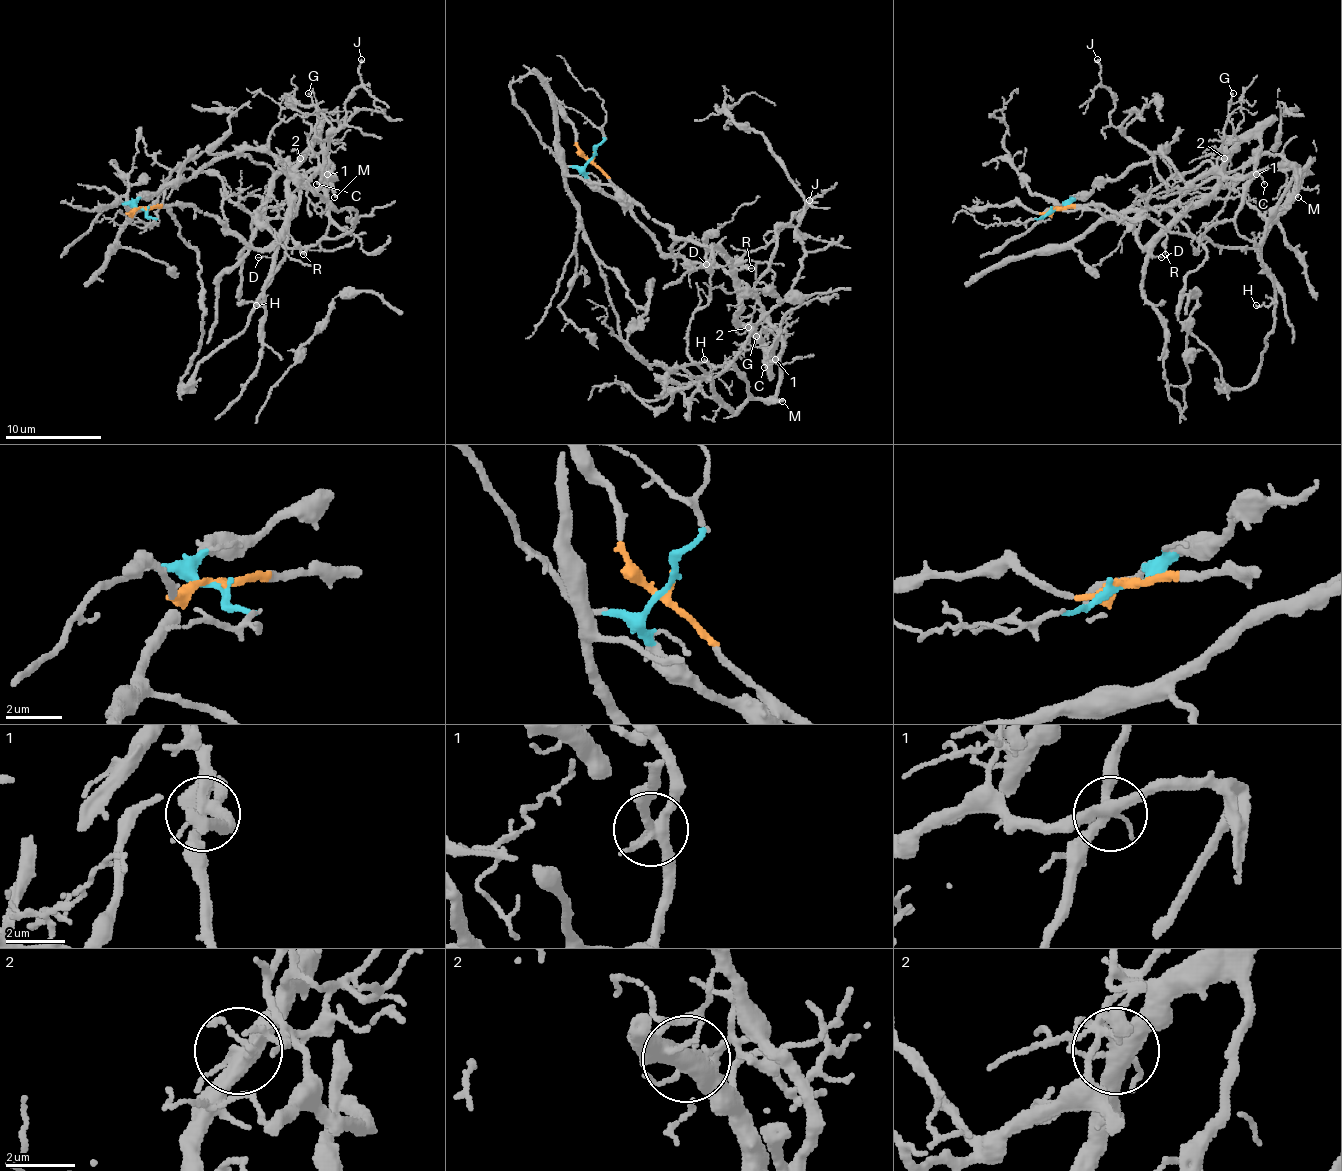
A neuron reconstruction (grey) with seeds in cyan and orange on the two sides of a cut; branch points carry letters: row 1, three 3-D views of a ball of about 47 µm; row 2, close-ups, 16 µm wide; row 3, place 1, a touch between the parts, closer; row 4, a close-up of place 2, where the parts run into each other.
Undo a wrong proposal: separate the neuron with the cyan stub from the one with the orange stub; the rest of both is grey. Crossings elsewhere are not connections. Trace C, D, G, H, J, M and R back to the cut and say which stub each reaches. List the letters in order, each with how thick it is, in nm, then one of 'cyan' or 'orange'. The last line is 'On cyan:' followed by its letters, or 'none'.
C: 110 nm thick; cyan
D: 90 nm thick; orange
G: 110 nm thick; orange
H: 140 nm thick; cyan
J: 240 nm thick; cyan
M: 200 nm thick; cyan
R: 180 nm thick; orange
On cyan: C, H, J, M

